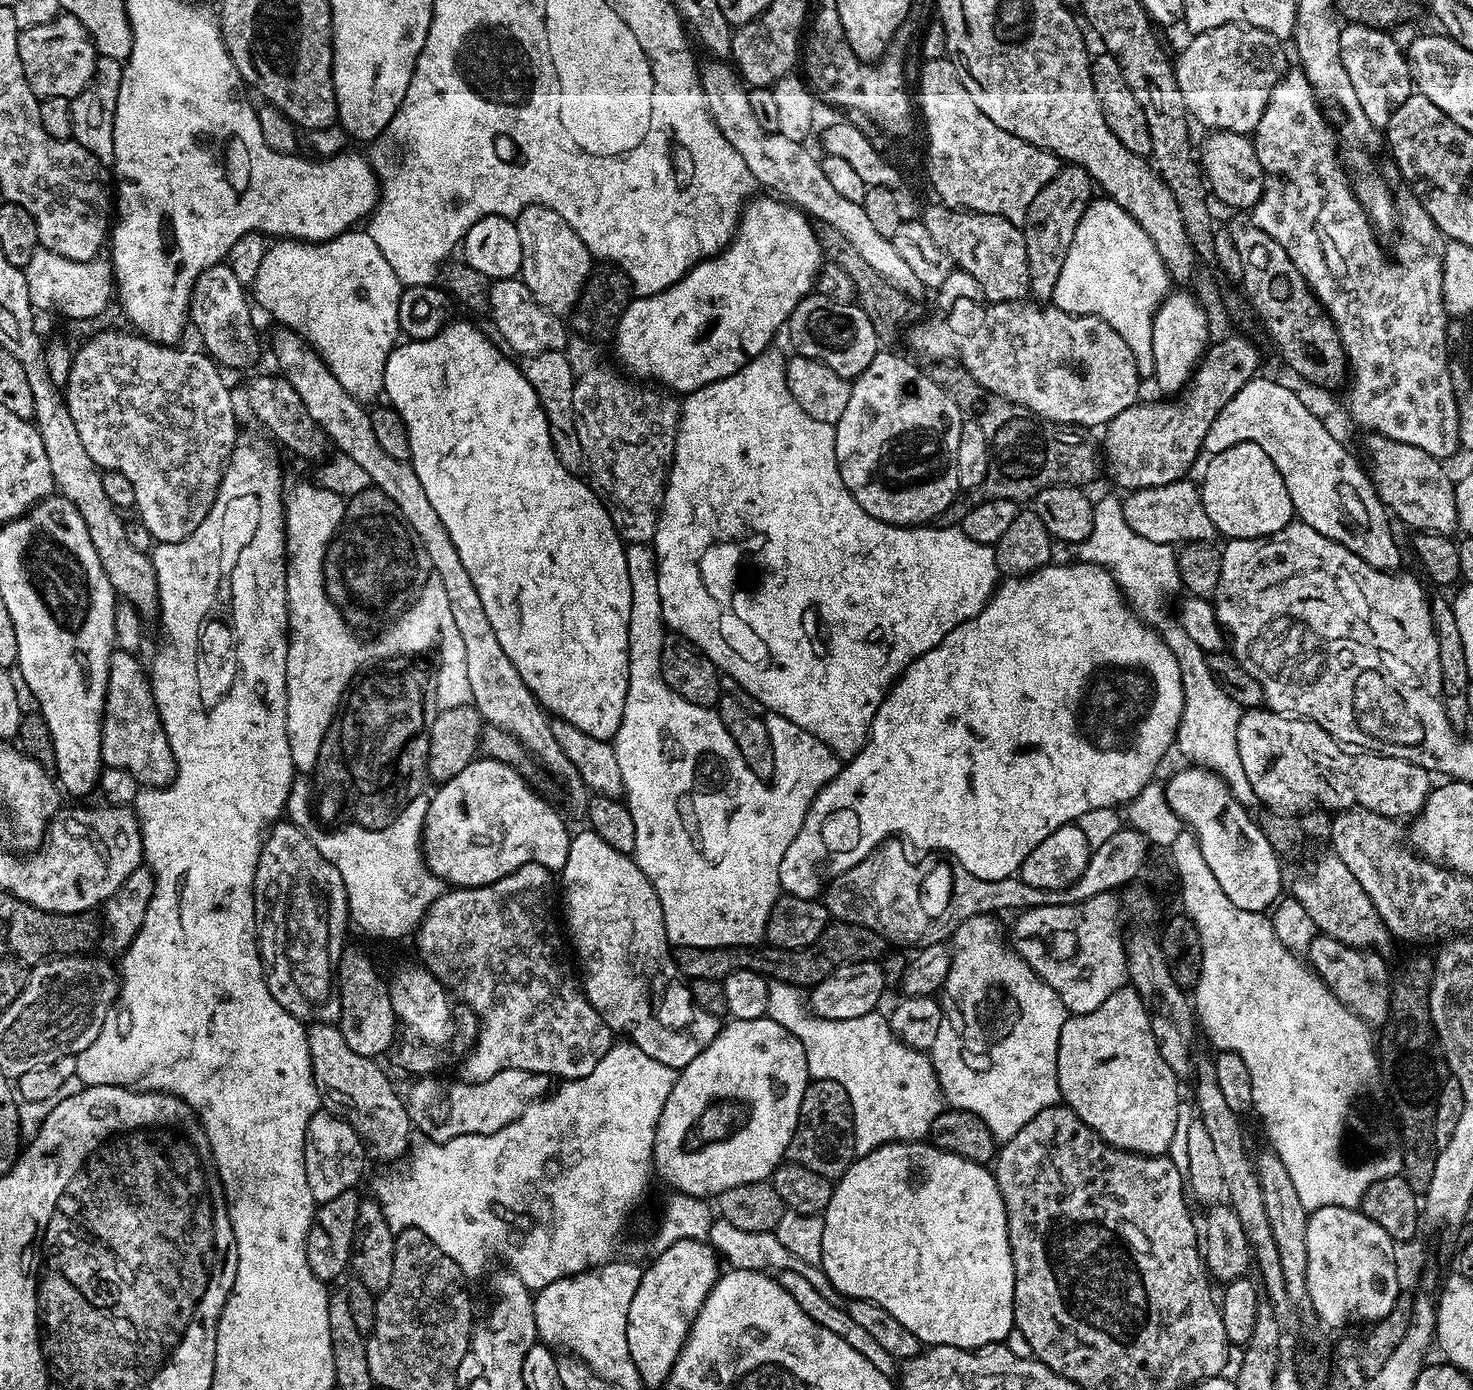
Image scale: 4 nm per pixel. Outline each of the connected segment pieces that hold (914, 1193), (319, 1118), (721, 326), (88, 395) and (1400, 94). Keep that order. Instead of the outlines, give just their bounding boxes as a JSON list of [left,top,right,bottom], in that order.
[[819,1140,1014,1348],[304,1110,366,1205],[614,194,822,394],[62,332,238,542],[1340,22,1414,130]]

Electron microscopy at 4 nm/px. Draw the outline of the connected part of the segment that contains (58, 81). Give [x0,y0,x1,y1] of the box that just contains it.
[18,14,98,98]

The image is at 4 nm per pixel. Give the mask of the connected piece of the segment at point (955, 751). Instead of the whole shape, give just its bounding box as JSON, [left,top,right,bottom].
[780,562,1184,900]

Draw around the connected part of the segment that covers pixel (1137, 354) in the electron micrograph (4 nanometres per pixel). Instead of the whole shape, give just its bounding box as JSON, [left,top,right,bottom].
[1052,198,1170,378]

